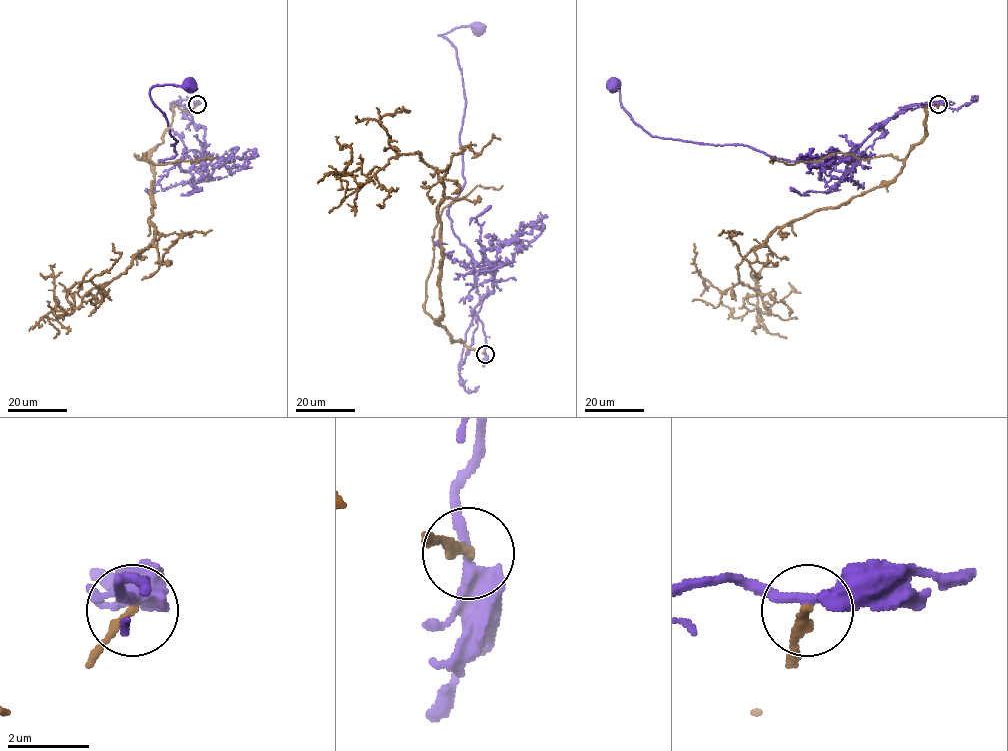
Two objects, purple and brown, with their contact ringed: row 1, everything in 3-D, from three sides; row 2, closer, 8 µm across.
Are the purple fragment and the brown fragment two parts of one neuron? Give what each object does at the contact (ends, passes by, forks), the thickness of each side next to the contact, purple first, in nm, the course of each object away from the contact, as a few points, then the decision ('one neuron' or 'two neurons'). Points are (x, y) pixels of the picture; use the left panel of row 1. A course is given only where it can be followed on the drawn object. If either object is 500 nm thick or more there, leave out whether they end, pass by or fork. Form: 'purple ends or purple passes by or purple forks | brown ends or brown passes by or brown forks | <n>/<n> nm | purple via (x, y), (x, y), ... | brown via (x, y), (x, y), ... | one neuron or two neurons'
purple passes by | brown ends | 280/240 nm | purple via (197, 103), (187, 111), (204, 129), (205, 155), (184, 171), (159, 161), (177, 141), (150, 90), (189, 81) | brown via (197, 104), (173, 106), (150, 157), (155, 239), (76, 308), (56, 307), (62, 317), (47, 301) | two neurons

